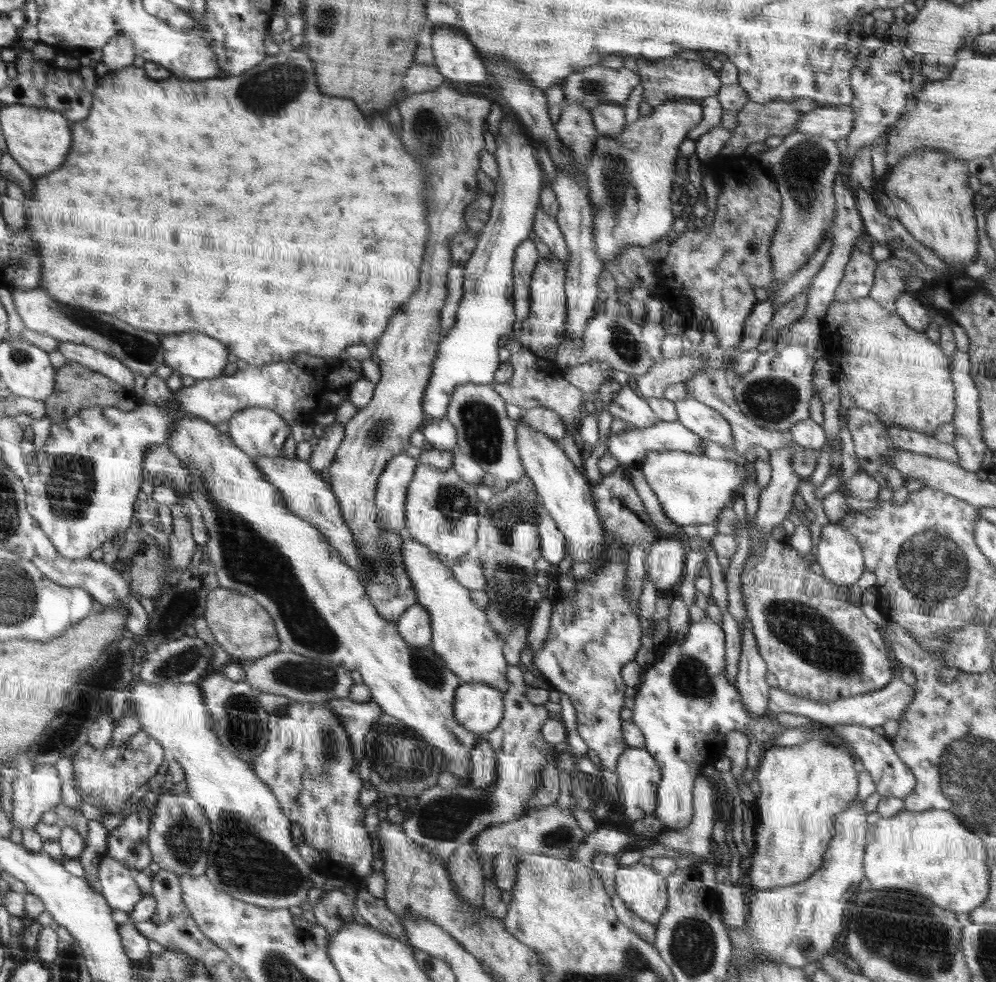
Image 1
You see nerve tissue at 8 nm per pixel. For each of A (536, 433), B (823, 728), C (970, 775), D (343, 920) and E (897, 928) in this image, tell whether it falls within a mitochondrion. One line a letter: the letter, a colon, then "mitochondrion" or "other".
A: other
B: other
C: mitochondrion
D: other
E: mitochondrion

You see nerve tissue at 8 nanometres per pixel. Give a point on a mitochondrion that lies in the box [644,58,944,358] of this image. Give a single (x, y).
(803, 165)

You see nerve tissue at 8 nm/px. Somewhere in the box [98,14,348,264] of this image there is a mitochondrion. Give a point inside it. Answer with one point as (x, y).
(277, 86)

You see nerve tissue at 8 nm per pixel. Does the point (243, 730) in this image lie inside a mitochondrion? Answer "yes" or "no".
yes

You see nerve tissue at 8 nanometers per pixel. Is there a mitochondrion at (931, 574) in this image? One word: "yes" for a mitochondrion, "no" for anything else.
yes

